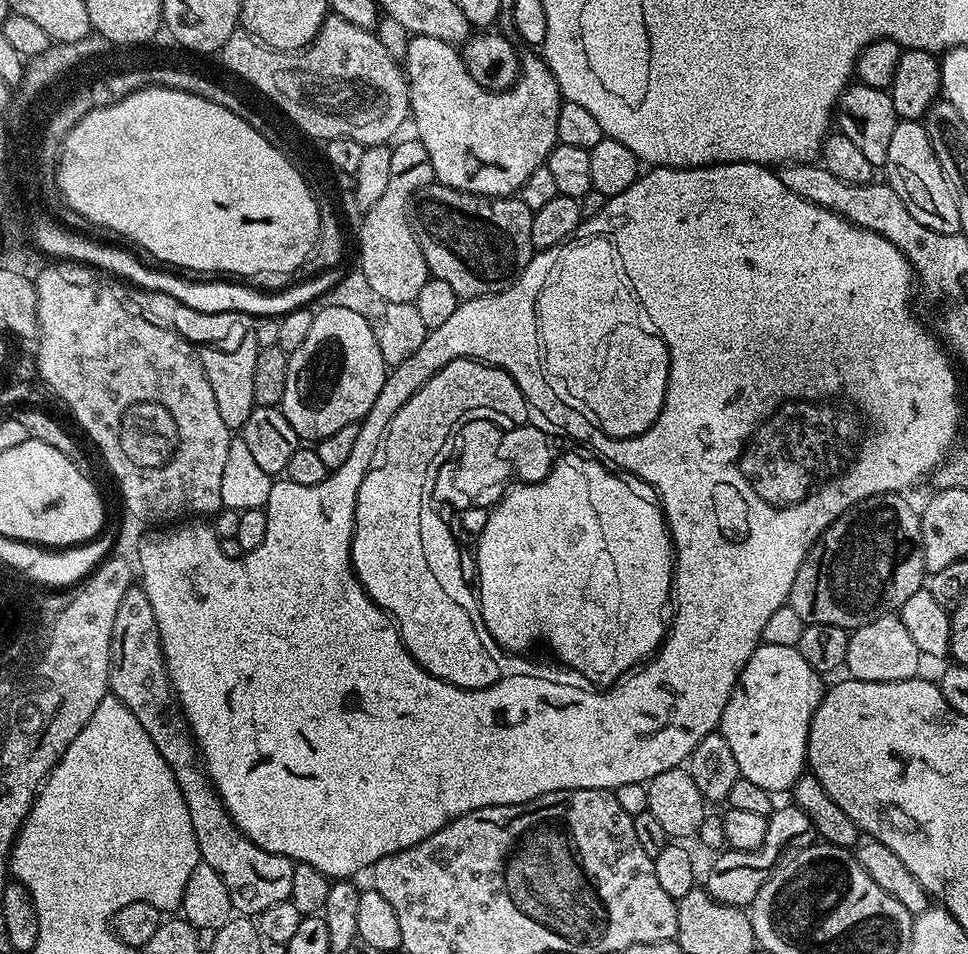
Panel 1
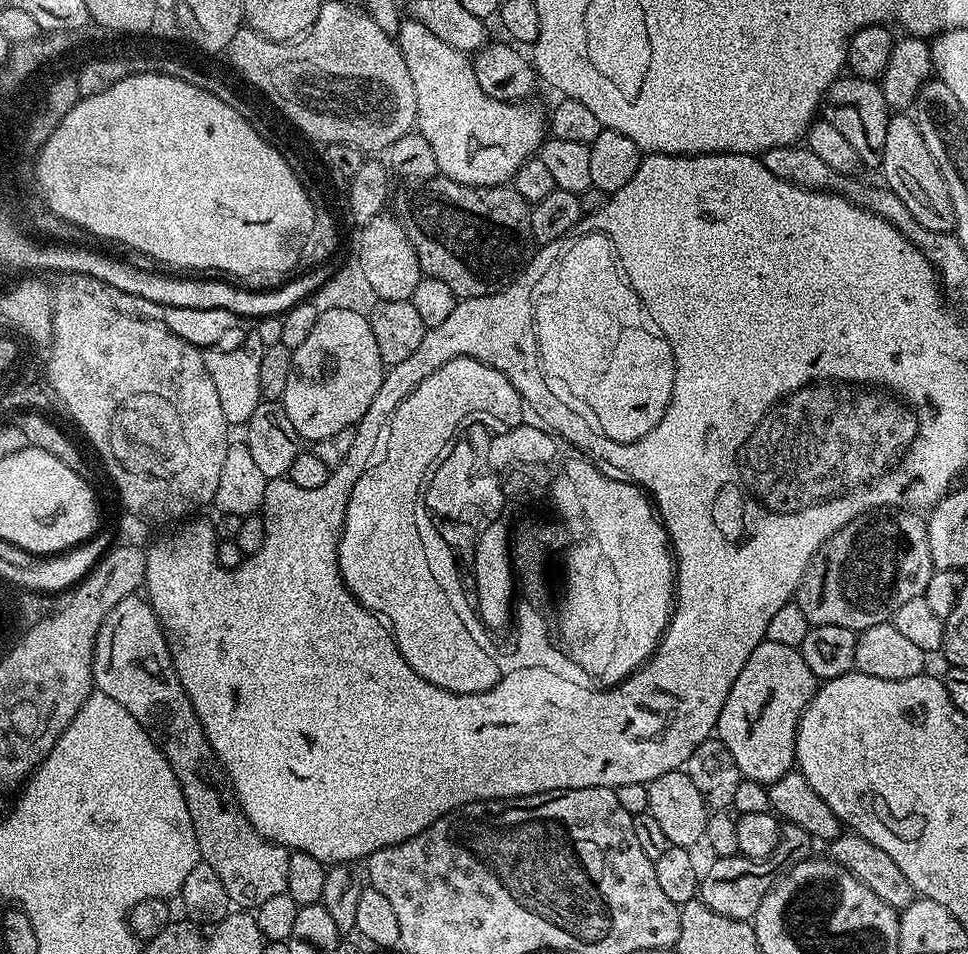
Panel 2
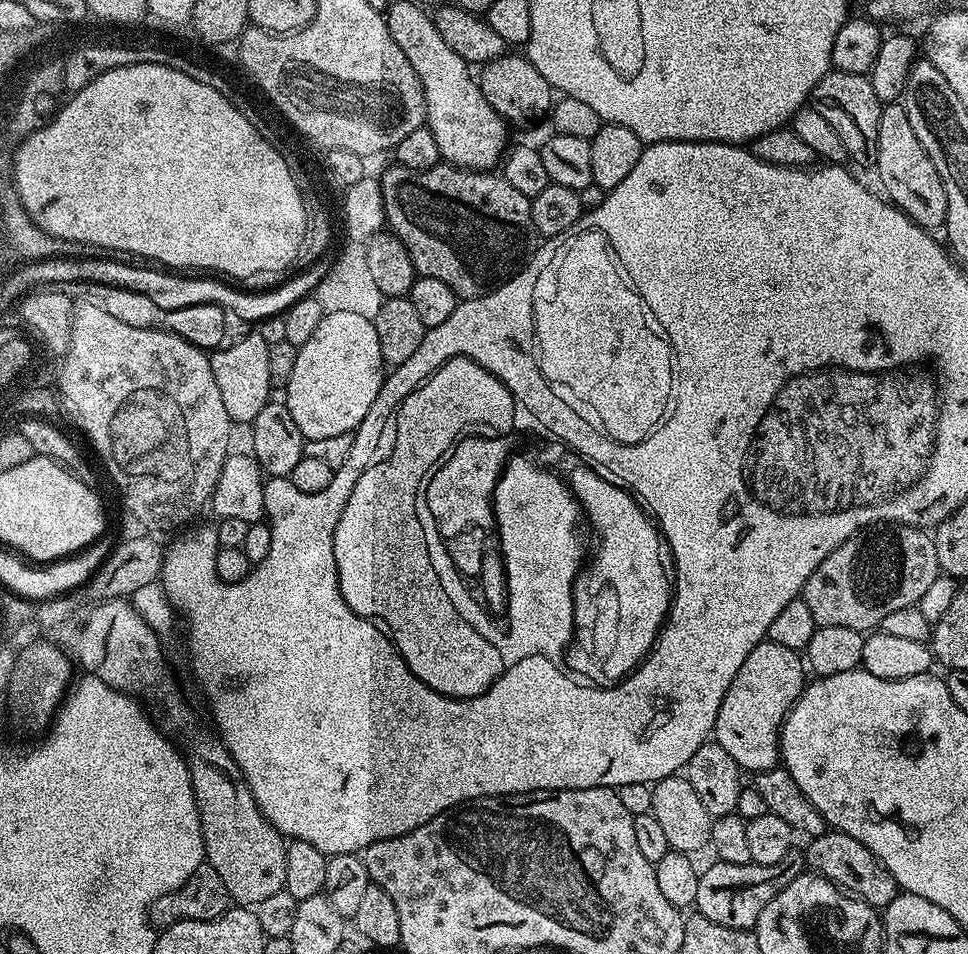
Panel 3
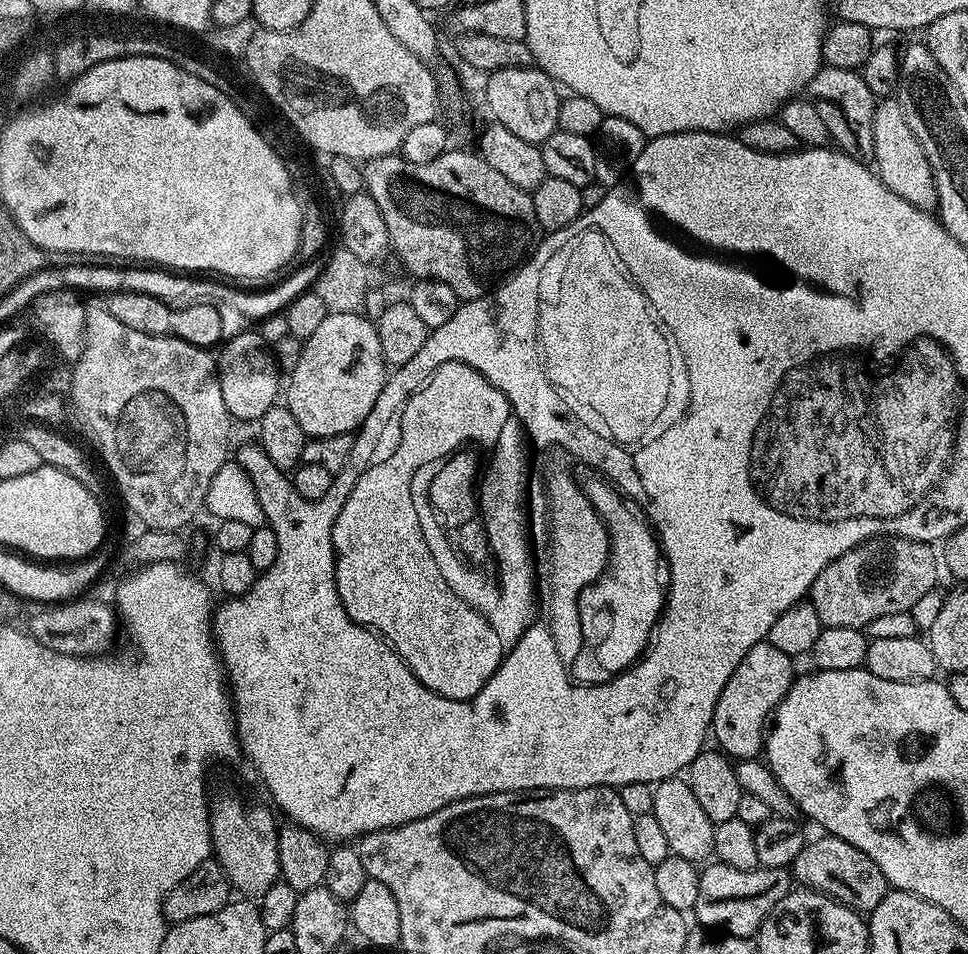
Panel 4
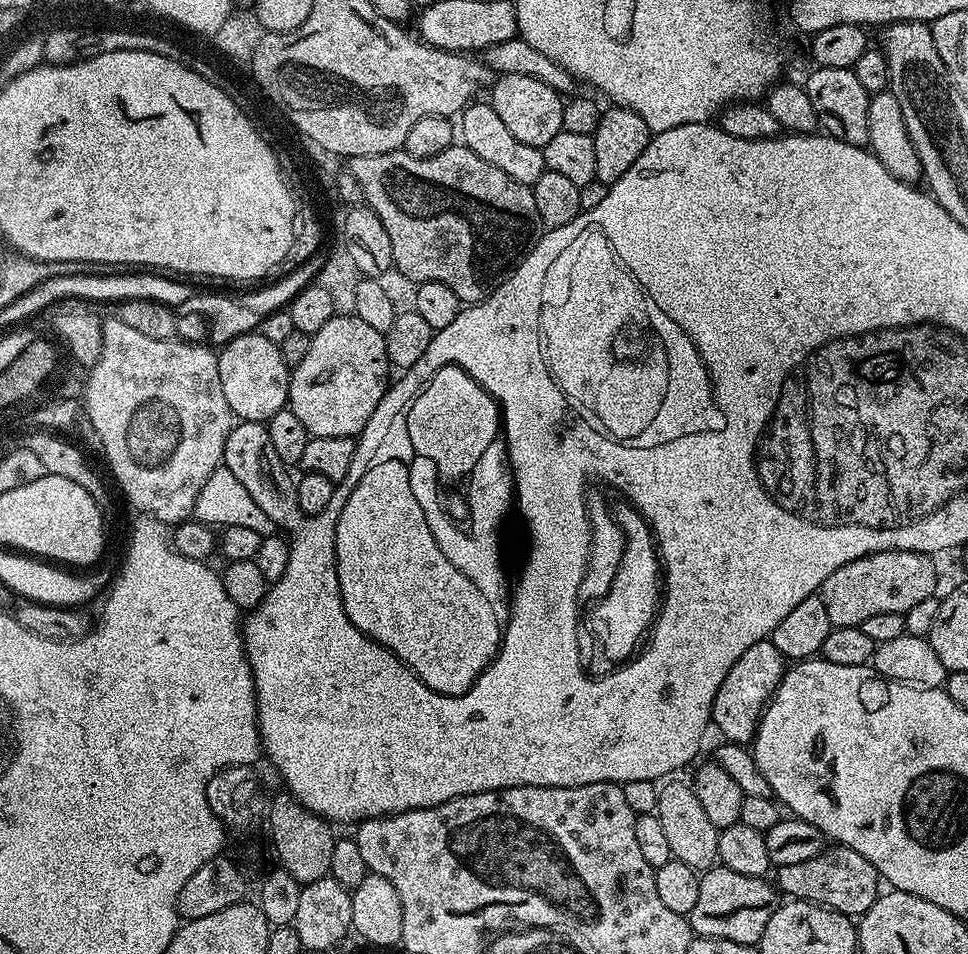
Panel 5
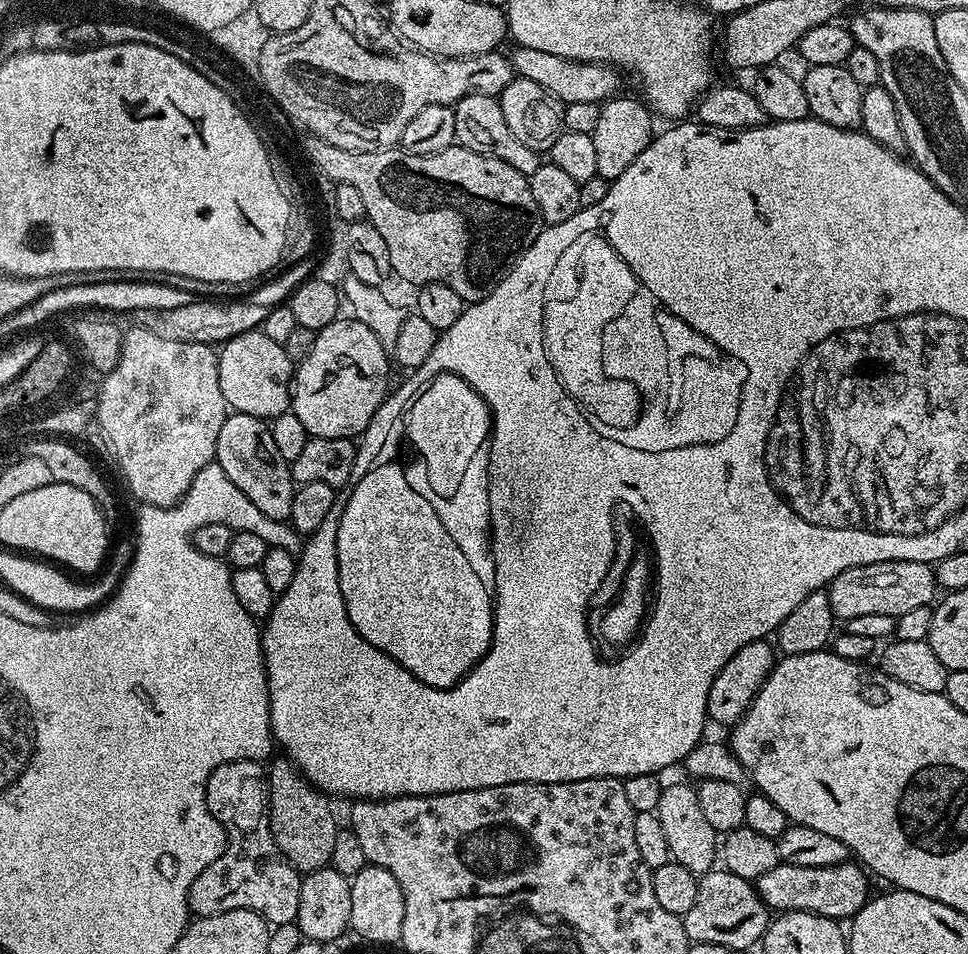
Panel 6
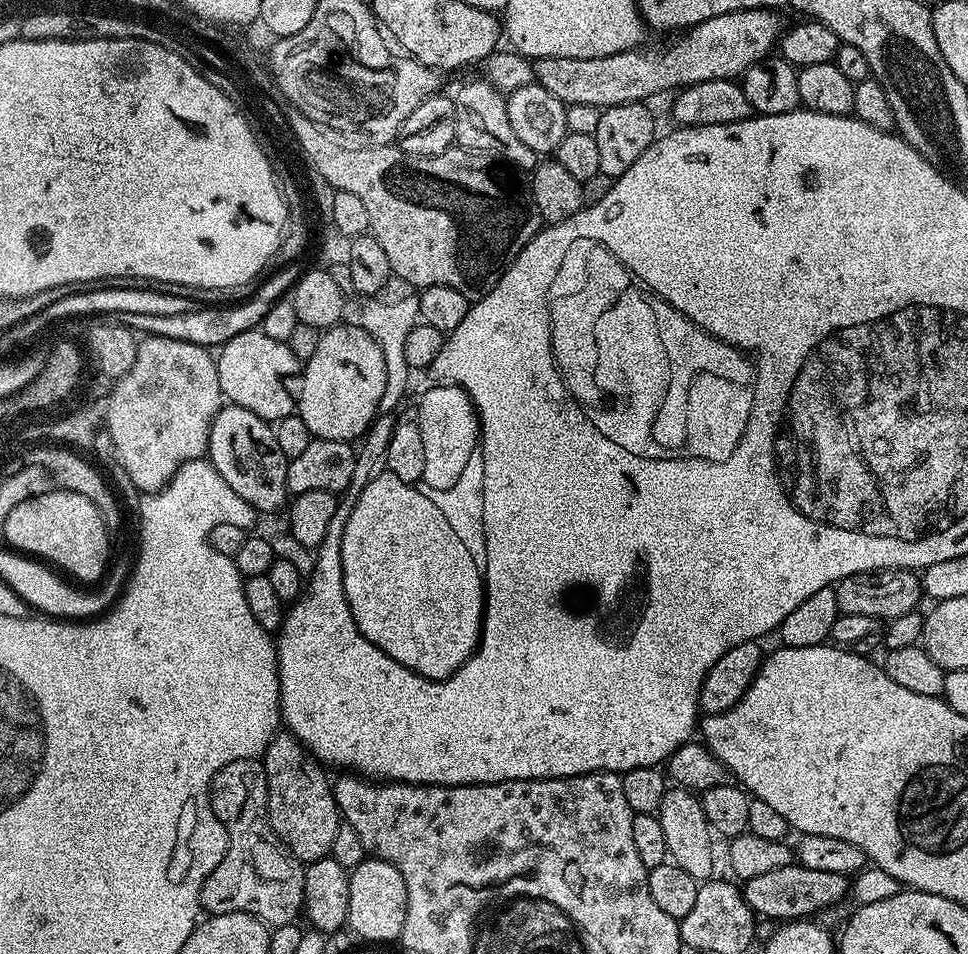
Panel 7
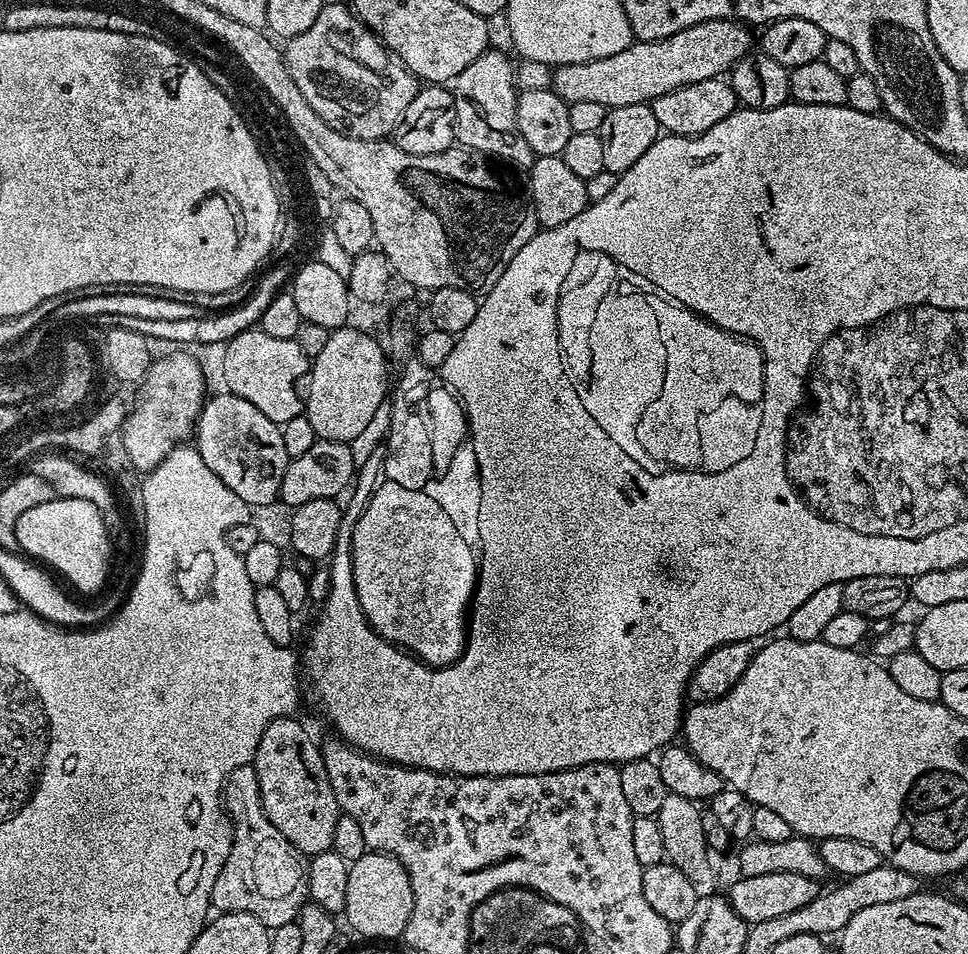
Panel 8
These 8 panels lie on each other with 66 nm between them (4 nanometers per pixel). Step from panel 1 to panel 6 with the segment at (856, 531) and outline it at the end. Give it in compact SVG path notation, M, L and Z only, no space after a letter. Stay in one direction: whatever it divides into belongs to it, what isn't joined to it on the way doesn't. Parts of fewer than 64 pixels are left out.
M895 560L846 570L832 580L826 591L837 621L847 622L862 614L890 614L897 617L906 614L906 610L929 606L937 599L938 585L933 565L913 560Z

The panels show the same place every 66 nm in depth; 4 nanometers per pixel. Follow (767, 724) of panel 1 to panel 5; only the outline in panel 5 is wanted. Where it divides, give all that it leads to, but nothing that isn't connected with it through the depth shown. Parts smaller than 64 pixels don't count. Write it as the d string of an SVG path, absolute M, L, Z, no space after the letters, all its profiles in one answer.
M771 639L754 642L754 646L750 646L750 650L746 650L746 654L742 654L742 658L738 658L738 662L734 662L734 666L730 666L730 674L726 674L726 678L722 678L722 686L718 686L718 694L714 698L712 707L712 724L724 735L721 737L727 743L751 745L756 736L756 728L760 725L760 717L764 715L764 707L772 699L772 693L780 685L785 671L784 655L780 653L778 646L772 644Z

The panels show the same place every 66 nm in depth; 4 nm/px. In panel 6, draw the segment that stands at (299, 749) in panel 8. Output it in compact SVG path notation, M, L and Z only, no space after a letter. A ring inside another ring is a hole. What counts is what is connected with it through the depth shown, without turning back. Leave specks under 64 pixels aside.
M287 758L273 759L268 774L268 821L278 850L301 874L327 868L332 863L334 838L338 831L329 797L304 777ZM276 760L276 761L275 761Z

